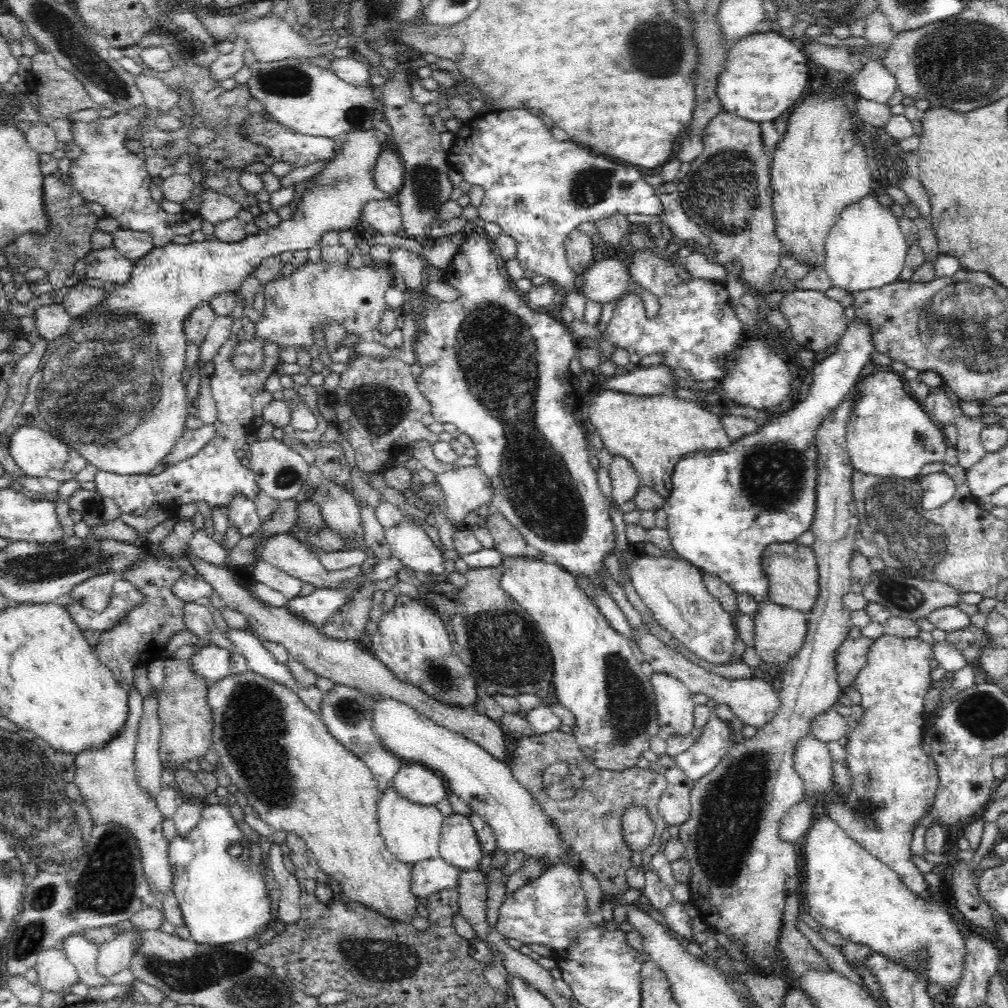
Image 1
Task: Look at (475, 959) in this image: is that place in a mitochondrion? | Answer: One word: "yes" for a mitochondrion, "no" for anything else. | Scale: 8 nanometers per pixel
no

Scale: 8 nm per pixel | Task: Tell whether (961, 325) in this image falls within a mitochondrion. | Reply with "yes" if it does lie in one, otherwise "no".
yes

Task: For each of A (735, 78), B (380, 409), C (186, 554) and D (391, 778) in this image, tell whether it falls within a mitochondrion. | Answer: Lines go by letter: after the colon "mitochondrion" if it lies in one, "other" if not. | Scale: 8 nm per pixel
A: other
B: mitochondrion
C: other
D: other

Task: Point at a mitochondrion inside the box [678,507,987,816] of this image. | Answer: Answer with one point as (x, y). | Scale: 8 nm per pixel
(898, 590)

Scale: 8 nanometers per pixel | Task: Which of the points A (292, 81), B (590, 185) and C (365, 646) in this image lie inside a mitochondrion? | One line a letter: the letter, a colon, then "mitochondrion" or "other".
A: mitochondrion
B: mitochondrion
C: other

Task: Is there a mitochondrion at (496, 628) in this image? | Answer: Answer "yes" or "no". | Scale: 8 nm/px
no

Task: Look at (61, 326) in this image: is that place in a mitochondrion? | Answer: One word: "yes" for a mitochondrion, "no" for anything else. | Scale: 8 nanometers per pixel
yes

